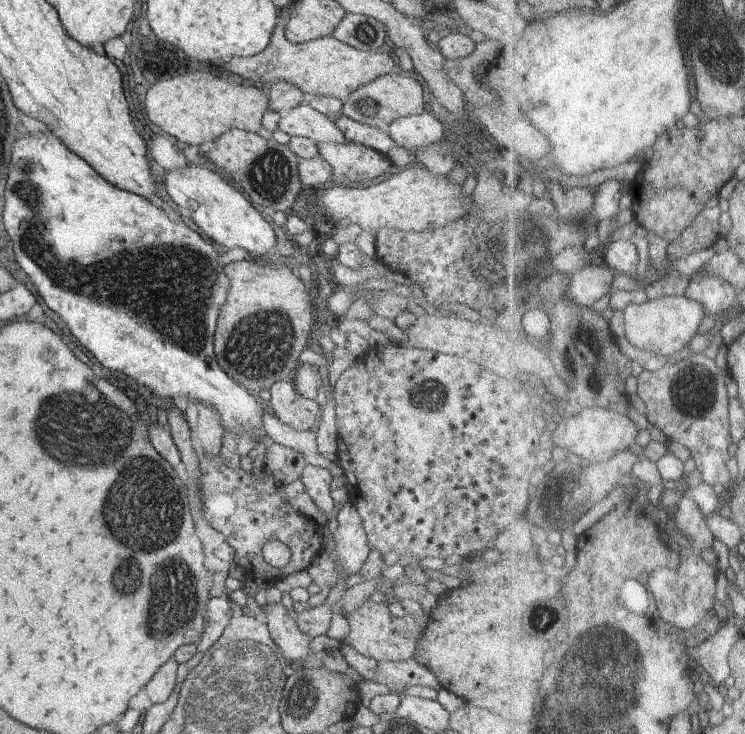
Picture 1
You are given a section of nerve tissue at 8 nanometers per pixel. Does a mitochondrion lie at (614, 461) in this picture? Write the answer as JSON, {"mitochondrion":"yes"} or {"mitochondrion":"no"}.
{"mitochondrion":"no"}

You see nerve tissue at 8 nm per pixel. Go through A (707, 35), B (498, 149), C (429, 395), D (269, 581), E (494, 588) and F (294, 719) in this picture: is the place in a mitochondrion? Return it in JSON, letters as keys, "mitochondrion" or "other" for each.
{"A":"mitochondrion","B":"other","C":"mitochondrion","D":"other","E":"other","F":"other"}

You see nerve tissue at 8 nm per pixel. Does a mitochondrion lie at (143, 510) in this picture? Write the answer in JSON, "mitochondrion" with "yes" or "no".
{"mitochondrion":"yes"}

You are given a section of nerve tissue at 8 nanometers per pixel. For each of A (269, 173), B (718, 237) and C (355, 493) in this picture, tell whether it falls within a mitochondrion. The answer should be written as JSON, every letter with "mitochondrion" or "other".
{"A":"mitochondrion","B":"other","C":"other"}

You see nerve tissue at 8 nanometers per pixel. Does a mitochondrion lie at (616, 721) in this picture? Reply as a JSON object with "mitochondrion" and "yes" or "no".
{"mitochondrion":"yes"}

